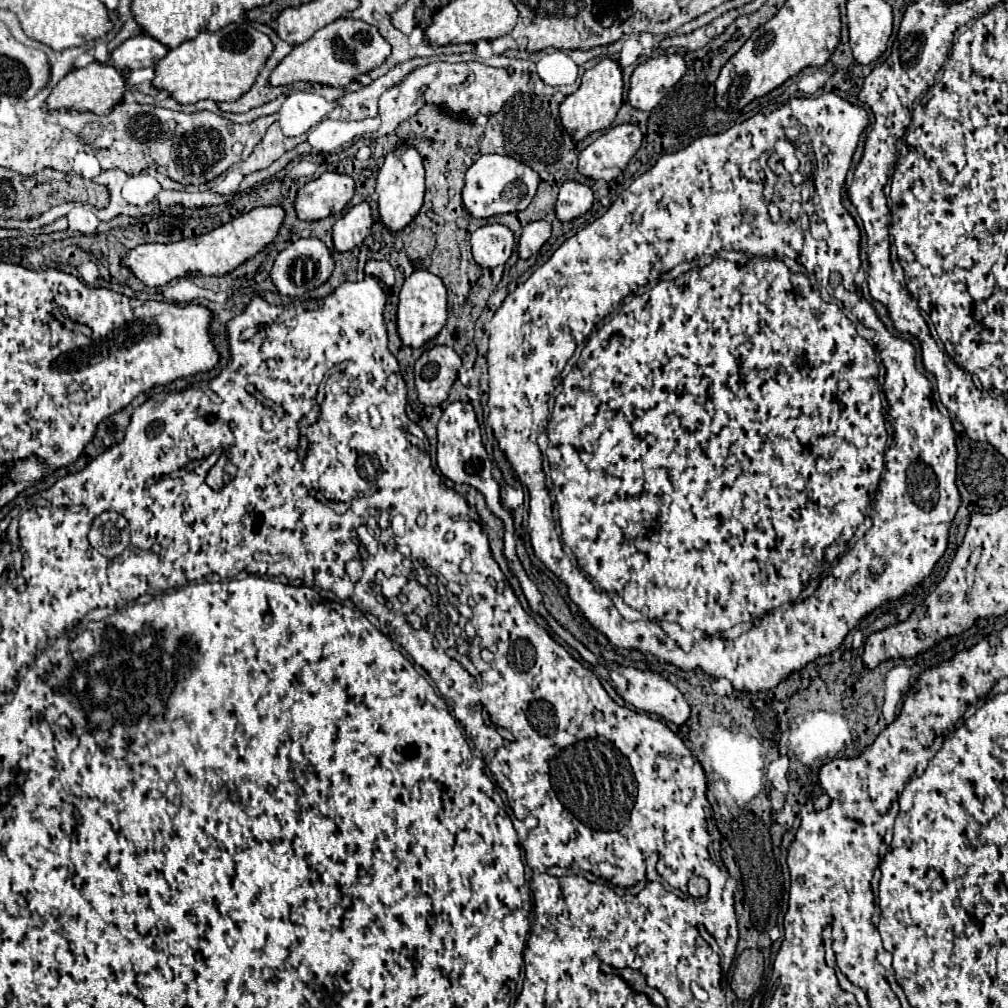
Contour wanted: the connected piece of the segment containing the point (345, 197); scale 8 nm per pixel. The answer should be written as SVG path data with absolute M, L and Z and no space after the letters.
M324 173L316 181L300 187L296 197L296 213L304 221L320 221L342 209L354 197L354 179L342 173Z

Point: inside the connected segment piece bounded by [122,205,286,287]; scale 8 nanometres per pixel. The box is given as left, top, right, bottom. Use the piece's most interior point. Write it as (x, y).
(219, 252)

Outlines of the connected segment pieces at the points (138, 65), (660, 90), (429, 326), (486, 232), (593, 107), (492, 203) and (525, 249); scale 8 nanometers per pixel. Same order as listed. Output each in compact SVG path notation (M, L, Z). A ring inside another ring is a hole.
M142 33L138 37L132 37L124 41L112 55L108 65L114 65L116 69L142 69L142 67L154 67L170 49L162 45L158 39Z
M666 53L666 55L660 55L660 57L654 57L654 59L648 59L646 63L638 65L632 73L632 95L628 93L628 101L632 103L632 107L636 109L642 109L642 111L650 111L658 105L658 101L664 97L664 93L674 87L682 75L686 71L686 63L682 59L682 55L678 53Z
M418 269L414 271L402 285L400 291L400 305L398 305L398 333L404 345L418 349L430 339L434 339L440 329L446 325L448 305L446 305L446 287L440 277L432 275L430 271Z
M492 223L482 225L470 237L472 255L480 267L498 267L508 261L514 247L514 235L508 227Z
M602 59L598 65L584 71L578 91L568 95L560 105L560 121L562 121L564 129L570 133L570 137L574 137L576 141L582 141L590 133L606 129L614 121L614 117L622 105L622 85L624 85L622 69L612 59Z
M482 155L466 171L464 189L462 189L462 207L468 215L476 219L522 211L530 205L532 197L536 195L538 183L540 183L538 173L532 171L528 165L506 155Z
M532 221L524 227L520 241L518 241L518 255L520 259L528 259L540 251L540 247L550 237L550 223L546 221Z

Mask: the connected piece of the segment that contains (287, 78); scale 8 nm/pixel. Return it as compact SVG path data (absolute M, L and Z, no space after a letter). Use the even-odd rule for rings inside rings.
M350 17L338 19L316 31L306 43L298 45L290 55L286 55L282 63L272 71L270 85L290 85L296 81L310 81L344 89L358 75L380 67L388 59L390 51L392 47L388 47L388 41L380 35L380 31L374 25Z

